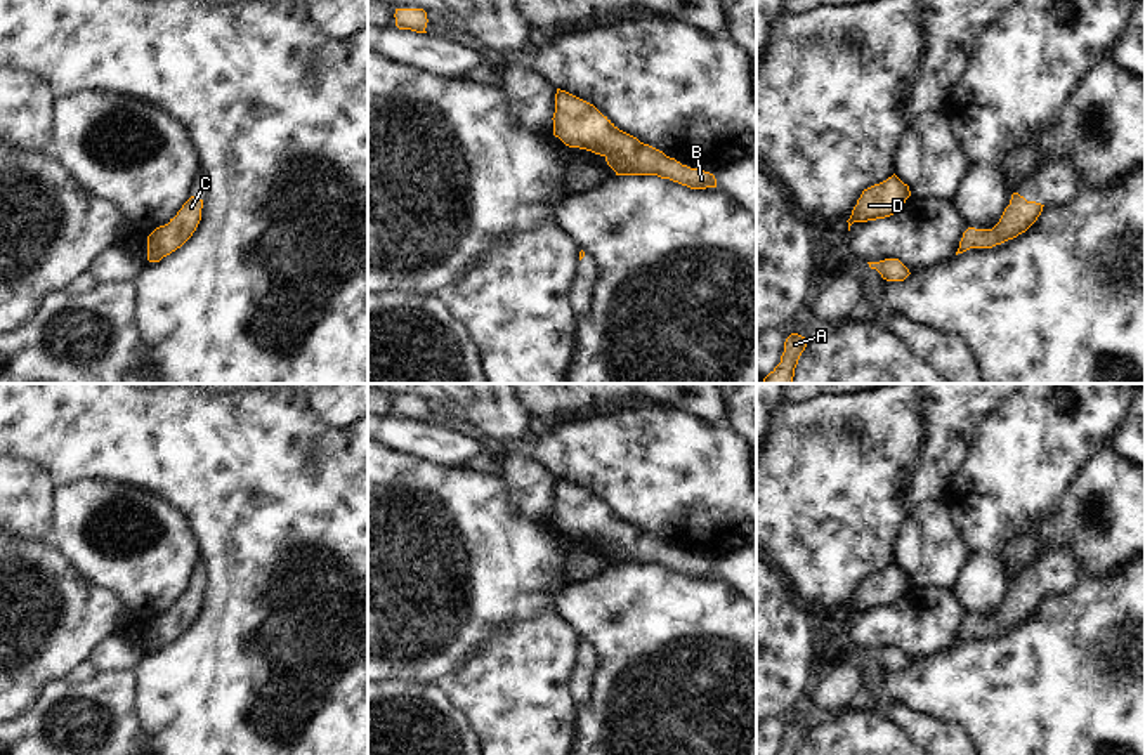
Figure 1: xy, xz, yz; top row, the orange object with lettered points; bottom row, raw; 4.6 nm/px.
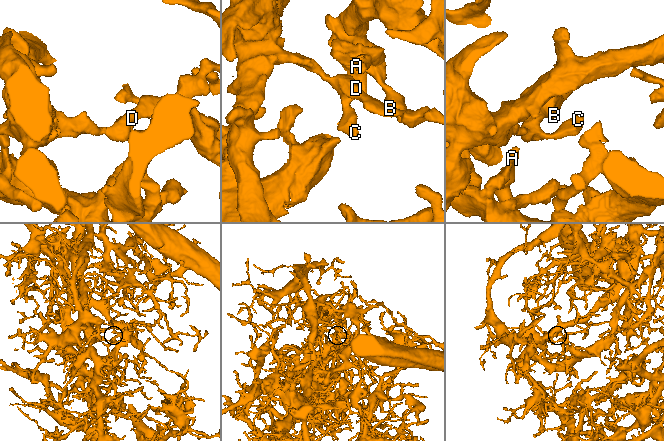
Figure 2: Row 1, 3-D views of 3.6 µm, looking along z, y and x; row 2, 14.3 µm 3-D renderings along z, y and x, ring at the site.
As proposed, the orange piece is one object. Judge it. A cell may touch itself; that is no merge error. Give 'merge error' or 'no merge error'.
no merge error

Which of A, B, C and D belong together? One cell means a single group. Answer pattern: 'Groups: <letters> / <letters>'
Groups: A B C D

